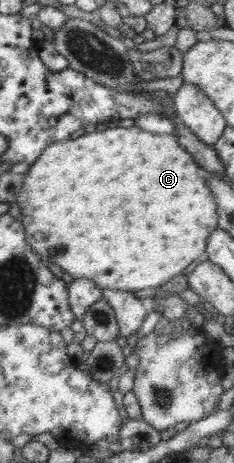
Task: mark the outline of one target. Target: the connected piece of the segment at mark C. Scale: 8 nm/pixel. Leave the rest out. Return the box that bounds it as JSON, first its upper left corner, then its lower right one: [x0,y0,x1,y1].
[16,126,218,292]

